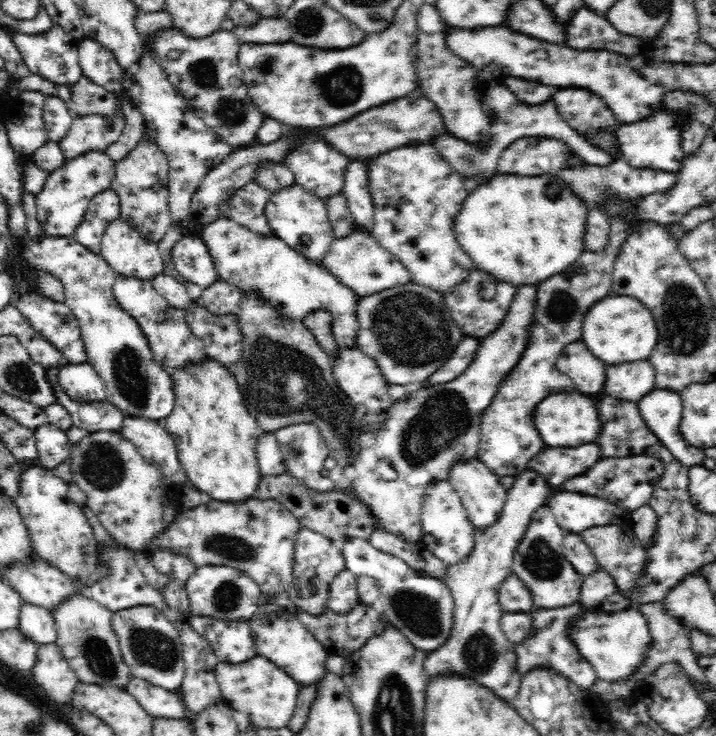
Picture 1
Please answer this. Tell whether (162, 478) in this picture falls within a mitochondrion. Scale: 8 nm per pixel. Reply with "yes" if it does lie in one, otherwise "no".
no

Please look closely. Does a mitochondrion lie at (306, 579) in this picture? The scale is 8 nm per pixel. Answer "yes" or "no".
yes

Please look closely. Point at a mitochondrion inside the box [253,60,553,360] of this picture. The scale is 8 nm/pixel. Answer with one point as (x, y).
(345, 85)

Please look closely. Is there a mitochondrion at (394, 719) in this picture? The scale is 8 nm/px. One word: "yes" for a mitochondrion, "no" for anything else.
yes

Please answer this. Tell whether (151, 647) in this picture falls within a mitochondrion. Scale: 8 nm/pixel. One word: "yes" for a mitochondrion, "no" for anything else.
yes

